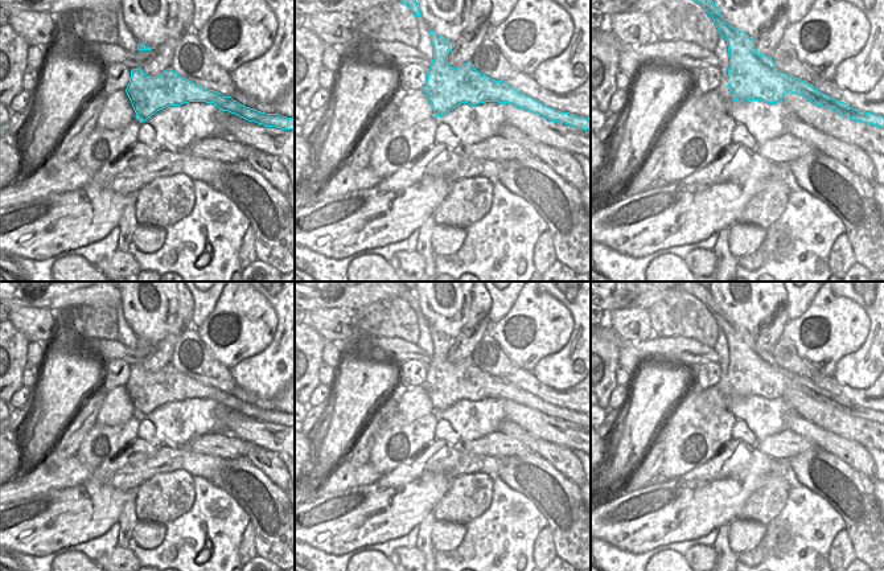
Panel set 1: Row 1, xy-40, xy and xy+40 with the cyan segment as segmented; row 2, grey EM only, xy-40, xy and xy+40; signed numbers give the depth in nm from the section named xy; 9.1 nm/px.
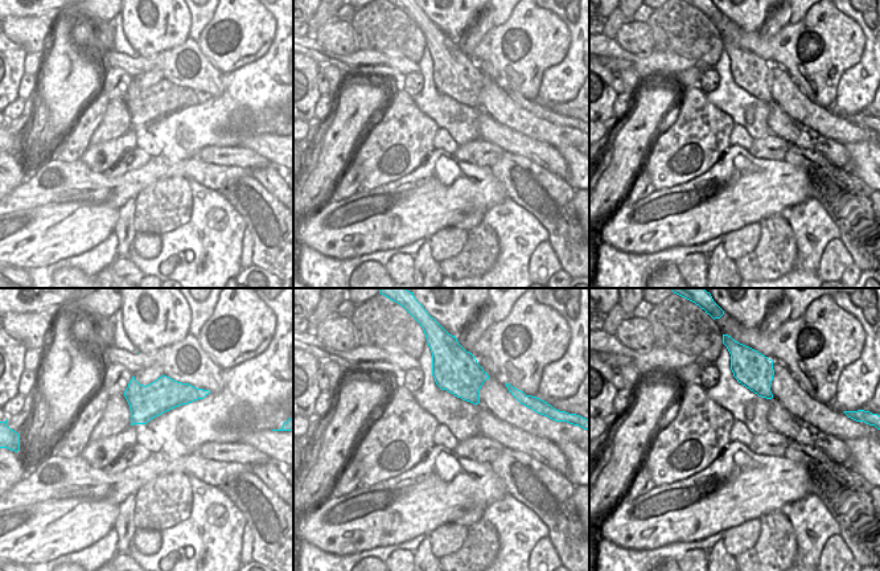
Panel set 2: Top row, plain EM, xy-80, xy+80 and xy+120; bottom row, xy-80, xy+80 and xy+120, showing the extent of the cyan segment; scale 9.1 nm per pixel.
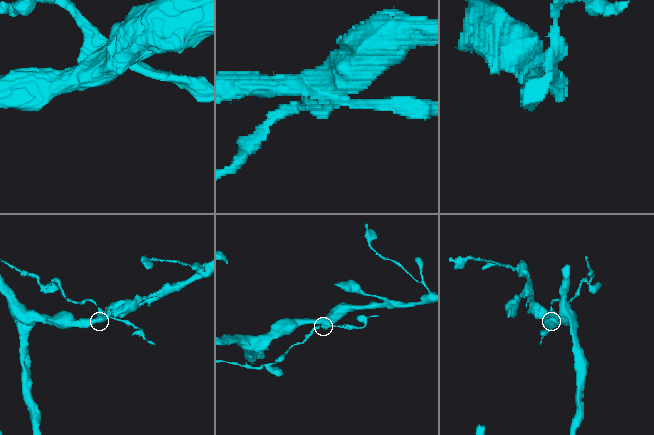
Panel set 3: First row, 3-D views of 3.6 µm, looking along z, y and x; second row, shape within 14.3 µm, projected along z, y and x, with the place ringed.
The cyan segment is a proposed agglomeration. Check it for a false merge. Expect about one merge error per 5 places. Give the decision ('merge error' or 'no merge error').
merge error

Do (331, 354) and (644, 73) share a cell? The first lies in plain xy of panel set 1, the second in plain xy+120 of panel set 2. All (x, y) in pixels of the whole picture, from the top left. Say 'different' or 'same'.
different

